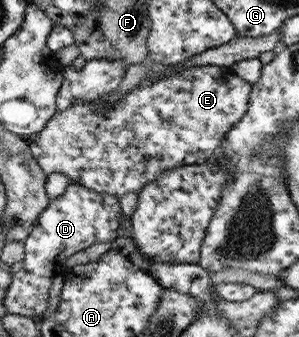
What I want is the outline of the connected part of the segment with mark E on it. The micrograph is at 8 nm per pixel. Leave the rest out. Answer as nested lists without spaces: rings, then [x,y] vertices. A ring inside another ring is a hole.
[[[206,65],[190,67],[180,72],[165,74],[151,82],[142,79],[131,92],[107,105],[109,97],[97,102],[77,100],[65,111],[57,111],[48,121],[37,141],[28,141],[33,158],[45,173],[61,173],[71,178],[72,184],[84,185],[97,193],[123,197],[139,193],[144,187],[161,178],[165,170],[198,167],[211,159],[222,146],[226,133],[247,115],[252,83],[245,81],[230,66]]]

